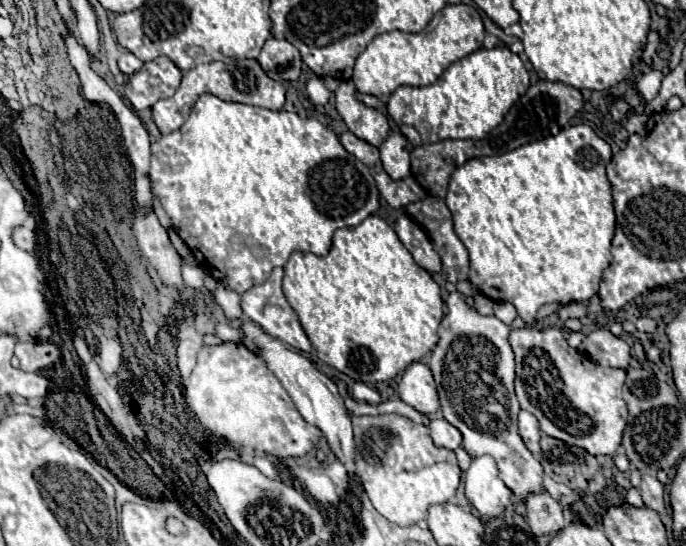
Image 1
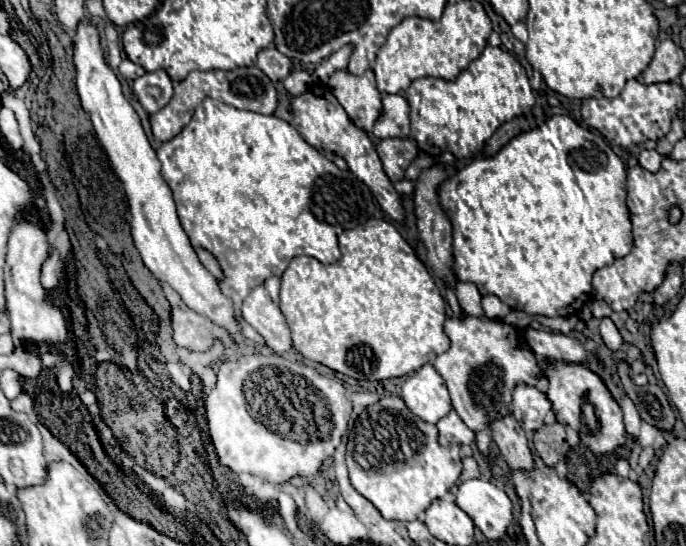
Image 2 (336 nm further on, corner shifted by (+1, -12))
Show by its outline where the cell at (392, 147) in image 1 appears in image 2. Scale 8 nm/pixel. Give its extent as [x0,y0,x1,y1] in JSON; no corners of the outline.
[372,94,410,138]

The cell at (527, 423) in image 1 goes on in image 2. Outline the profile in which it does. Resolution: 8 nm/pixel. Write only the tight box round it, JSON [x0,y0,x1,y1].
[512,384,552,432]

